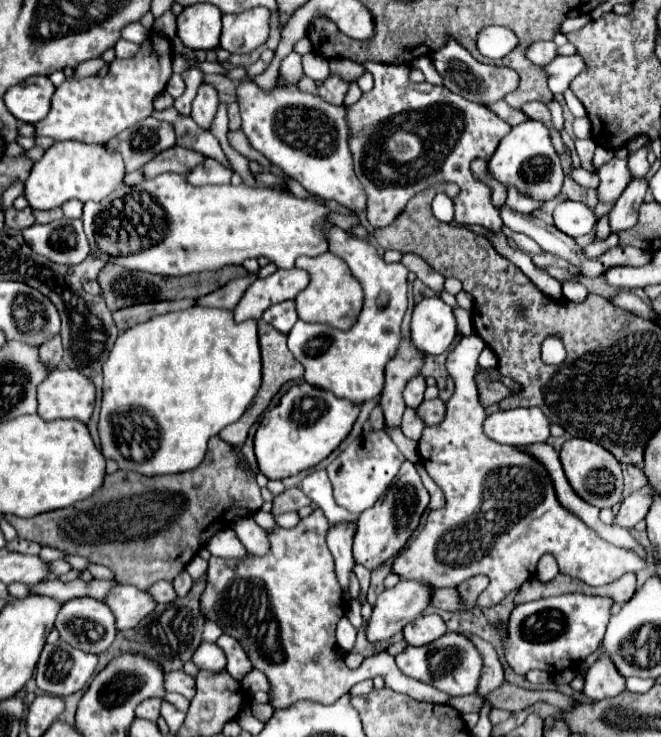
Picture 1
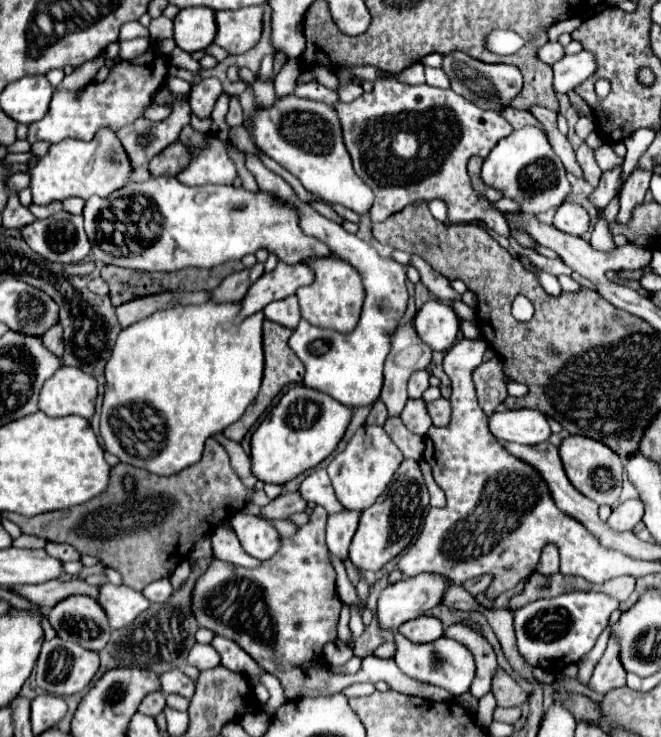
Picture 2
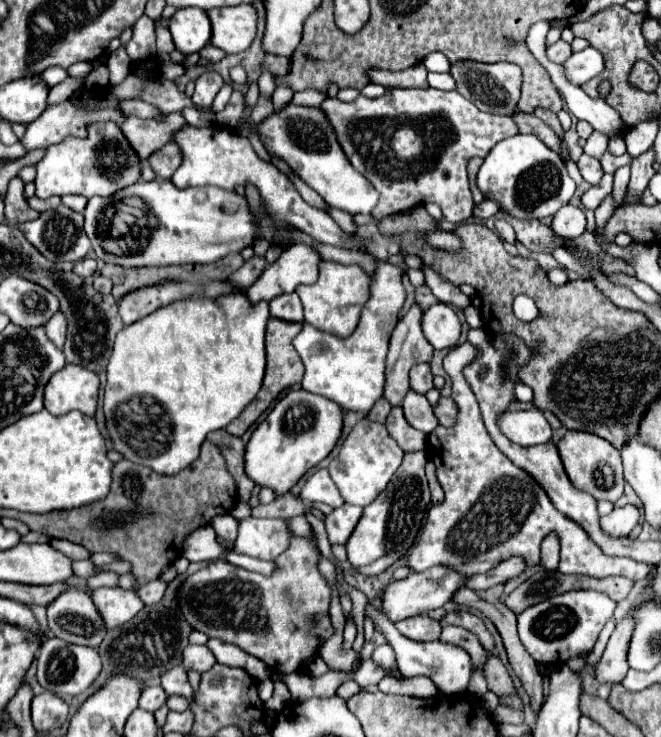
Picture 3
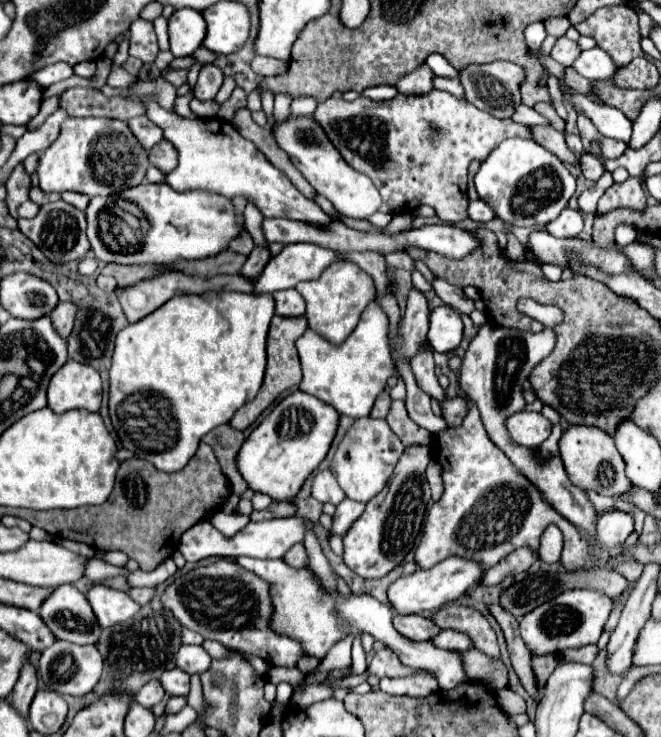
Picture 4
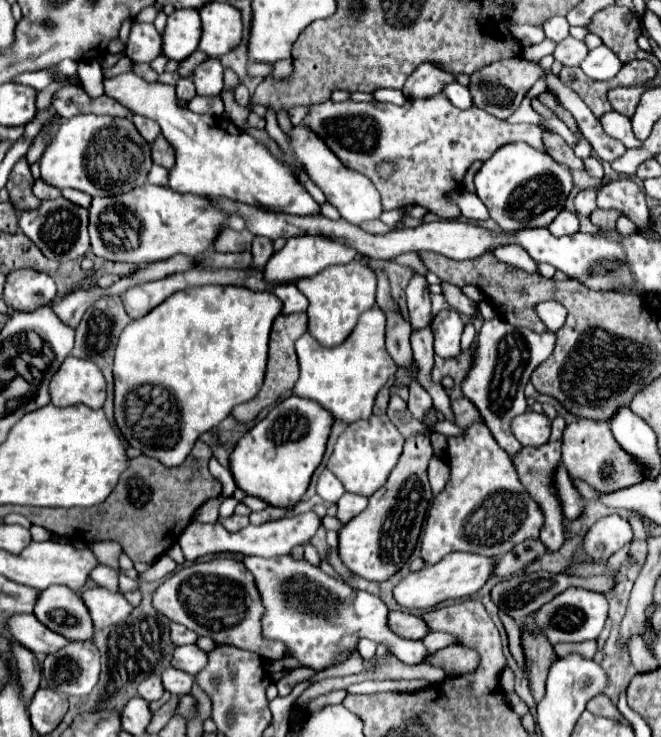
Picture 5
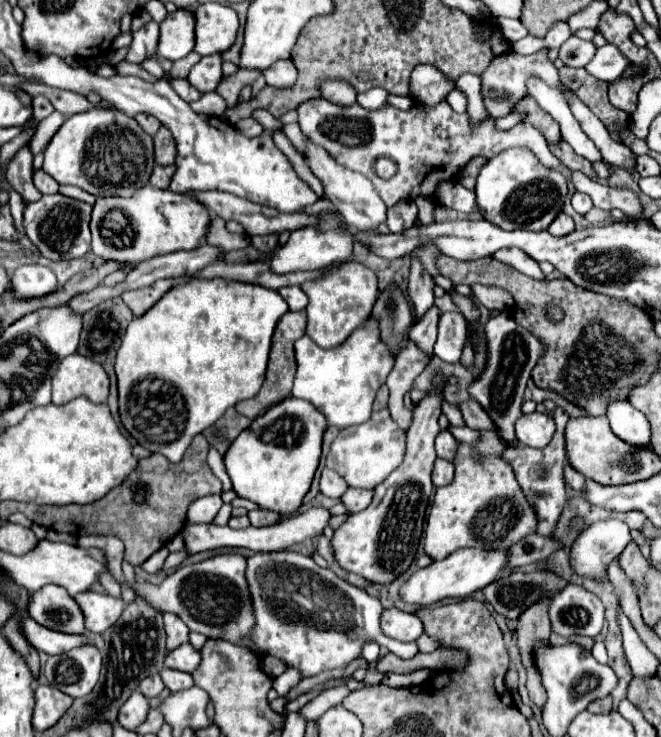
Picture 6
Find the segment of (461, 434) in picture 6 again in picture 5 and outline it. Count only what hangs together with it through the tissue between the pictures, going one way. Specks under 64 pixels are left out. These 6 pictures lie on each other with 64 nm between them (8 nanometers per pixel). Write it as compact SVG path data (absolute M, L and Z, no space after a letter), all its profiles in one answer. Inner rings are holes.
M438 420L434 426L432 426L434 432L440 432L440 434L446 434L446 436L454 436L454 434L460 434L462 430L458 426L454 426L450 420Z

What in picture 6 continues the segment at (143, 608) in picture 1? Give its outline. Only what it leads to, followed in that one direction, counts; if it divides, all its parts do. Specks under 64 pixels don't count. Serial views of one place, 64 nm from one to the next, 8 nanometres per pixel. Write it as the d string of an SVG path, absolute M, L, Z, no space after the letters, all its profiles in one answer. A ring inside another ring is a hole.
M82 592L76 596L84 616L86 616L86 630L90 632L104 632L108 630L124 612L126 604L122 598L112 598L110 594L102 592Z

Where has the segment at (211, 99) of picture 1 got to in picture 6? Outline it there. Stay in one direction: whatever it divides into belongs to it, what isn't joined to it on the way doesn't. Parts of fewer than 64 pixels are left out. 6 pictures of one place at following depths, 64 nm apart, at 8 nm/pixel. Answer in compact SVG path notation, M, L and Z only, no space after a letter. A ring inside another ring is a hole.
M210 54L204 56L192 70L188 80L202 92L214 92L222 80L222 56Z

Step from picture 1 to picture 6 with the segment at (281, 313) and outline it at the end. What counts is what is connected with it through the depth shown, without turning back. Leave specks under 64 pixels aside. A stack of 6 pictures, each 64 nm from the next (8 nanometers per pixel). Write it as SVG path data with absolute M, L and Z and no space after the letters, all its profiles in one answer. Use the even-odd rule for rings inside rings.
M284 286L284 288L278 290L278 294L286 300L290 312L294 312L294 310L304 310L304 308L308 306L308 298L306 298L306 294L300 290L300 286Z

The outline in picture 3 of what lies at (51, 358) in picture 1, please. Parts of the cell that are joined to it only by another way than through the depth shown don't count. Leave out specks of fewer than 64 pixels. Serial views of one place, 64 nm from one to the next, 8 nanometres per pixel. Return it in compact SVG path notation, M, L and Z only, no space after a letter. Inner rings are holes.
M62 312L54 314L44 328L46 328L48 338L52 340L52 344L56 344L58 348L62 348L64 340L66 340L66 318L62 316Z

